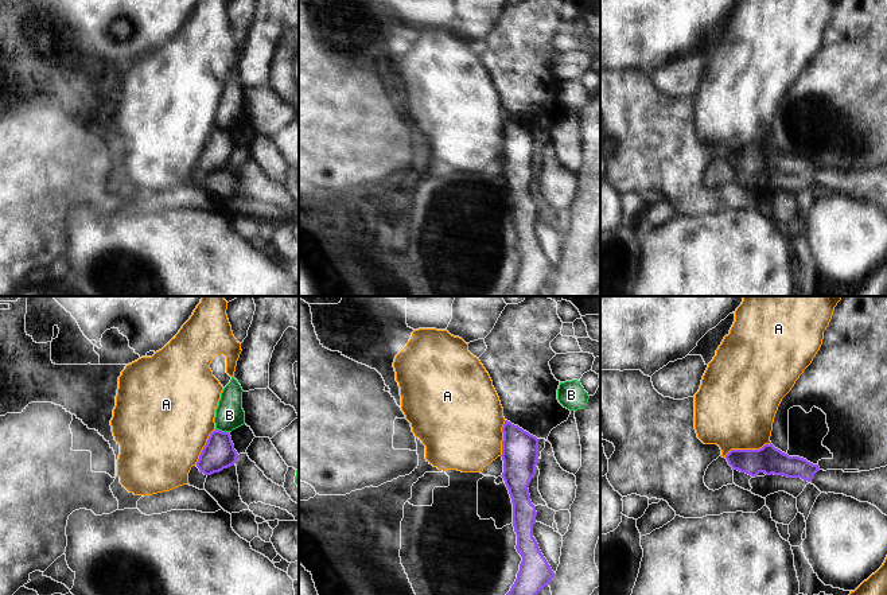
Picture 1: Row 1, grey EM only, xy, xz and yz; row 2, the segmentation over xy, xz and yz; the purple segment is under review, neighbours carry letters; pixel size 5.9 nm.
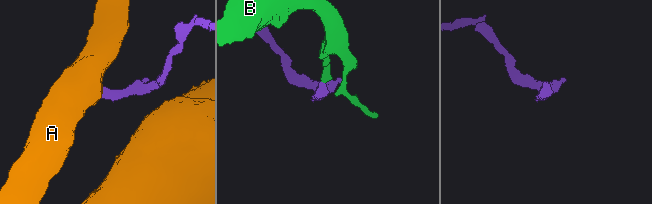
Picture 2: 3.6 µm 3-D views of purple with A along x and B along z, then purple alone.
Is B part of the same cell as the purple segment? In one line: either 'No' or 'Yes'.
No.

